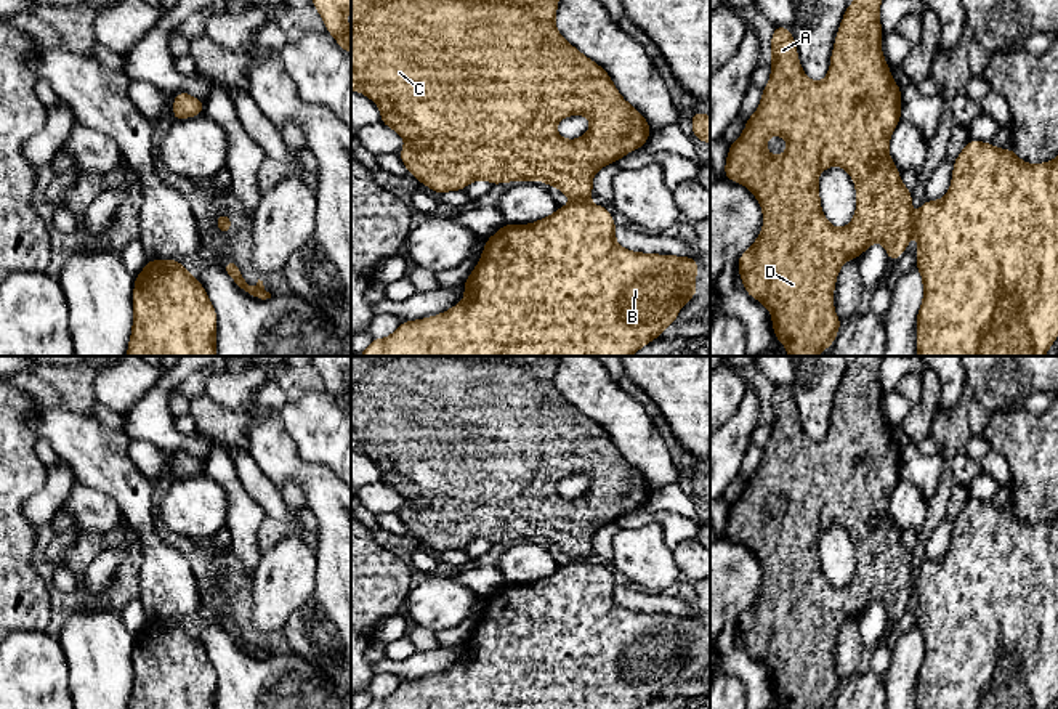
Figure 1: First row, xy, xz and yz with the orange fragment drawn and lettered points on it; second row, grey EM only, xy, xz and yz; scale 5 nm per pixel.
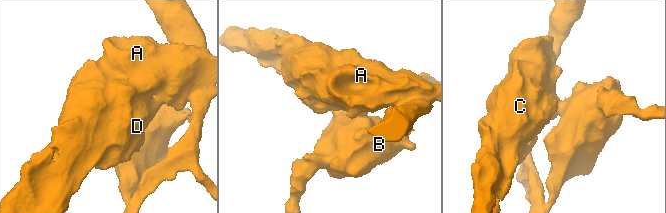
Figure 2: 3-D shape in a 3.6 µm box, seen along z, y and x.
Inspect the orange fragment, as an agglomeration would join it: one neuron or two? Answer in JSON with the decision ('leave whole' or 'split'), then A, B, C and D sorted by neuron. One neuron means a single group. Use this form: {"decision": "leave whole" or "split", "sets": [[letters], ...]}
{"decision": "split", "sets": [["A", "C", "D"], ["B"]]}

